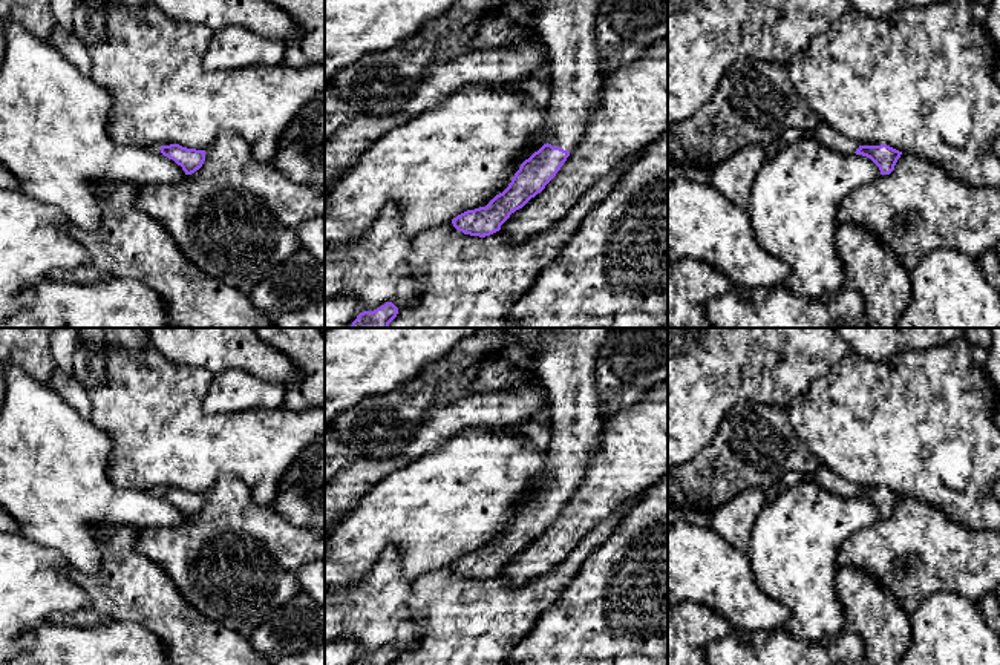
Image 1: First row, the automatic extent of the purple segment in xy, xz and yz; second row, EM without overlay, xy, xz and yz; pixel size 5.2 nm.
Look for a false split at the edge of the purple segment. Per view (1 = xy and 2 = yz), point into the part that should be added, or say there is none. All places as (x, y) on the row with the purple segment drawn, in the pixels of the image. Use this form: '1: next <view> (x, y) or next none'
1: next none
2: next yz (823, 132)

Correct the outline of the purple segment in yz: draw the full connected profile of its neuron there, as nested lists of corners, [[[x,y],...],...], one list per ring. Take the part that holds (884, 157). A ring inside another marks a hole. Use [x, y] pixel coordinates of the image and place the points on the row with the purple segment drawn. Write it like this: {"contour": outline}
{"contour": [[[819,121],[812,130],[812,136],[824,147],[835,149],[847,155],[862,155],[870,158],[881,170],[881,175],[890,175],[894,170],[902,152],[887,146],[859,146],[853,139],[835,132],[825,121]]]}

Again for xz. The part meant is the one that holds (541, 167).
{"contour": [[[541,0],[536,32],[548,52],[553,89],[547,104],[547,142],[485,207],[453,218],[458,231],[479,238],[499,231],[511,213],[545,188],[580,141],[603,84],[594,35],[599,2]]]}

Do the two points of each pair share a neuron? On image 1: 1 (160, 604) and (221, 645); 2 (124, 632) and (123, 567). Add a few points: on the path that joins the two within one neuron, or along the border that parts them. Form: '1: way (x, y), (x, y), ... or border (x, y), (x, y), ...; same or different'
1: way (175, 619), (201, 645), (205, 645); same
2: border (111, 618), (133, 621), (156, 636); different

